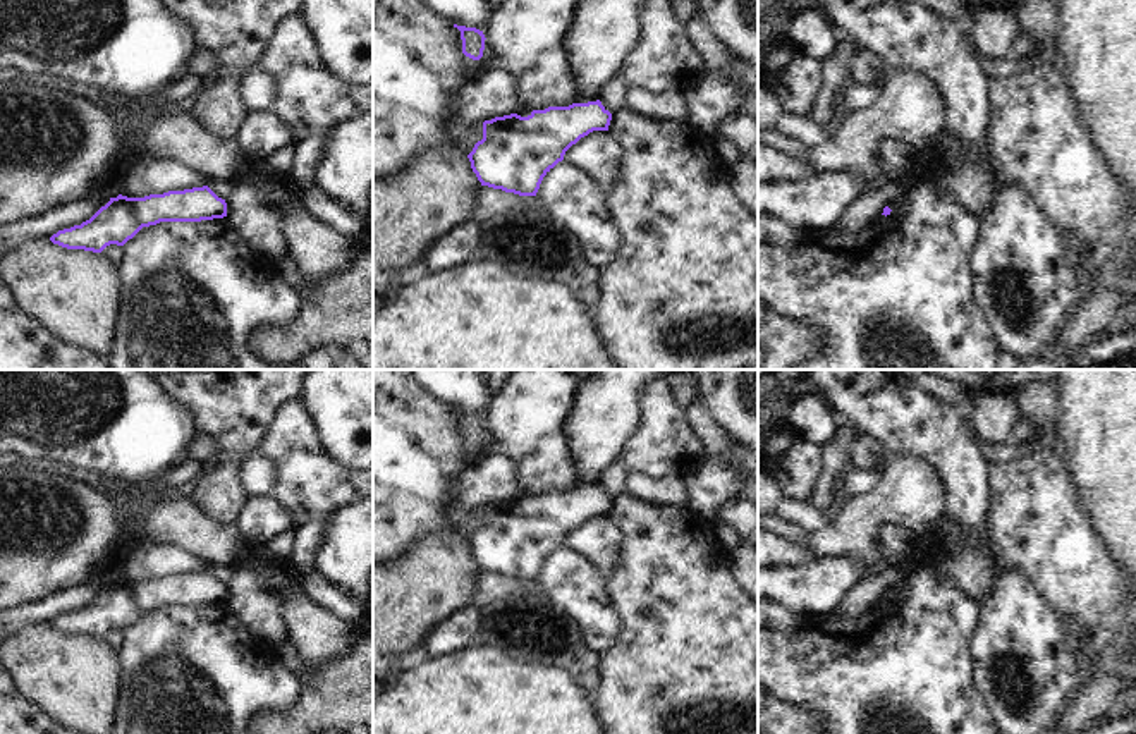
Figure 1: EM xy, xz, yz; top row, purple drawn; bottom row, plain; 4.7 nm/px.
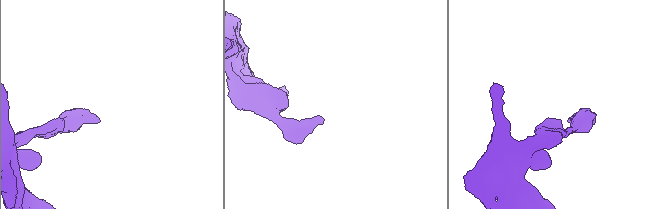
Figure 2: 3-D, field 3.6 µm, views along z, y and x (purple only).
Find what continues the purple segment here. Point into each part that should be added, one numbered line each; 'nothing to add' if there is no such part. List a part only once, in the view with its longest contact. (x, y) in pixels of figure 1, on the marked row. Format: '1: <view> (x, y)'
nothing to add.

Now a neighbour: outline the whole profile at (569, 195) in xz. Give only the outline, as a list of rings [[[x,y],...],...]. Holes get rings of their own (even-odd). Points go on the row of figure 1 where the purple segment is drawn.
[[[562,160],[547,172],[536,196],[579,241],[591,268],[600,270],[614,261],[622,237],[607,215],[605,191],[586,172]]]

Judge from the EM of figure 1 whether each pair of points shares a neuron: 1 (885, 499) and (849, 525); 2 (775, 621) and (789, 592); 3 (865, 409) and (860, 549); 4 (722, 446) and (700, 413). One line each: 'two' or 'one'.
1: one
2: two
3: two
4: one

